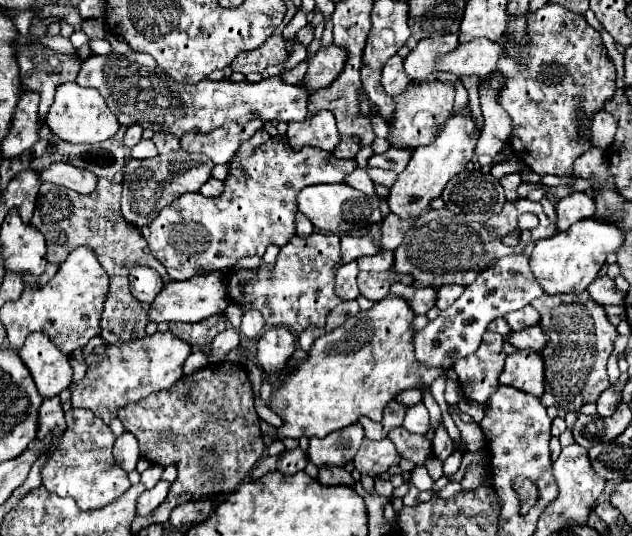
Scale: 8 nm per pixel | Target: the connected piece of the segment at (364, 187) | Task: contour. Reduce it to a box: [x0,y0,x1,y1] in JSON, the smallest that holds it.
[346,169,378,197]

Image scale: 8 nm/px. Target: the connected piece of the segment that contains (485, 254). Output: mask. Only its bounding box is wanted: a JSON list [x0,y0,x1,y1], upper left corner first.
[394,199,556,287]

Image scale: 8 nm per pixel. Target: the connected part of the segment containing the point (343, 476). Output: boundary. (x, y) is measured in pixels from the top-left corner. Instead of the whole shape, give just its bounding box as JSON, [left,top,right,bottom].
[318,467,354,485]

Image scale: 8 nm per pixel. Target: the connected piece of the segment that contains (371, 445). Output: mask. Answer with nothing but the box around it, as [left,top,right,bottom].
[354,437,400,477]

